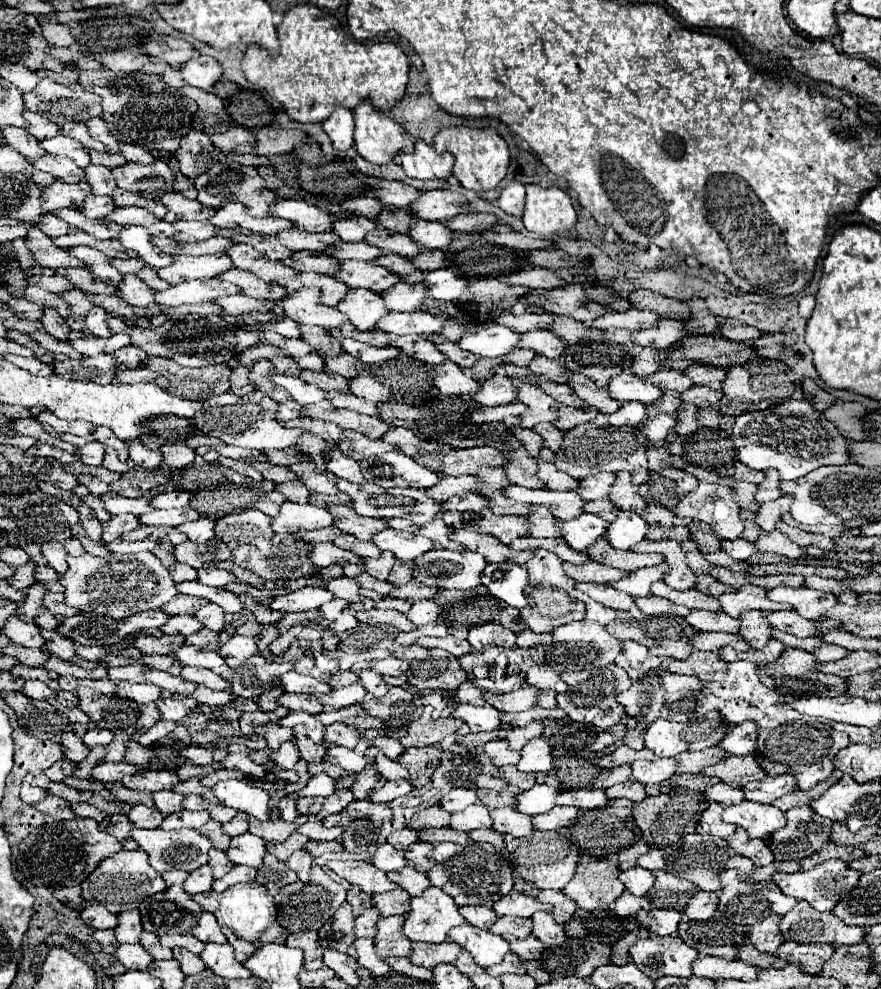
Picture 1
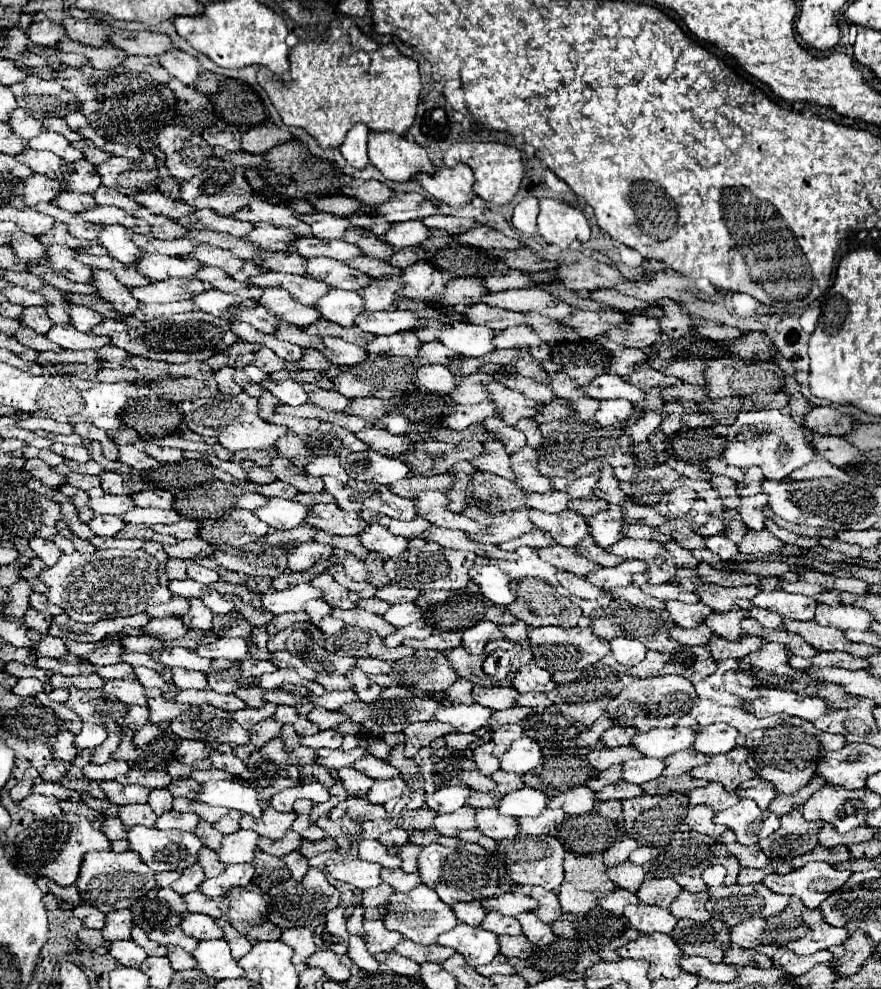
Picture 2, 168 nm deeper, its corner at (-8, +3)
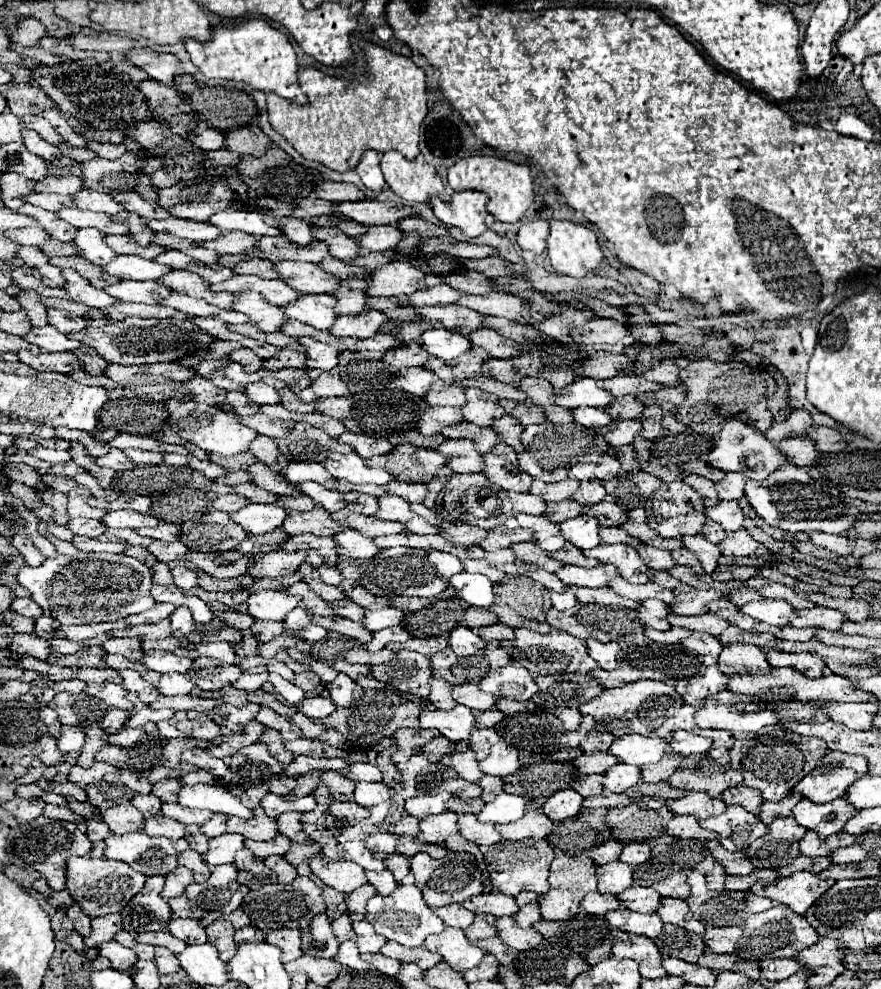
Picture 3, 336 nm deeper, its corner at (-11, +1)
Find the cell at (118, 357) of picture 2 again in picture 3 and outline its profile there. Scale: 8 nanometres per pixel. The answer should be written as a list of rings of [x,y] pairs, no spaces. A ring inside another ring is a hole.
[[[82,346],[80,350],[78,350],[78,348],[72,350],[72,354],[78,356],[78,360],[82,362],[82,370],[88,372],[88,374],[92,374],[92,376],[94,376],[94,374],[96,374],[96,376],[102,374],[104,368],[106,368],[106,364],[108,364],[102,356],[98,356],[92,348],[86,348],[86,346]]]

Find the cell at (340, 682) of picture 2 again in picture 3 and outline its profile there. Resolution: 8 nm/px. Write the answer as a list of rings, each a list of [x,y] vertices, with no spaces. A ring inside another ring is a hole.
[[[308,670],[296,672],[294,678],[292,678],[292,682],[294,682],[298,688],[302,688],[306,694],[312,694],[312,696],[322,694],[322,690],[324,690],[320,678],[318,678],[314,672],[308,672]]]

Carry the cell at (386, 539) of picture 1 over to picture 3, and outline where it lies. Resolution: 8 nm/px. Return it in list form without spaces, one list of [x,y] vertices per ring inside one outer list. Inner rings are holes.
[[[352,528],[338,532],[334,536],[334,544],[336,544],[338,556],[348,556],[348,558],[374,558],[380,552],[380,548],[374,544],[372,538]]]

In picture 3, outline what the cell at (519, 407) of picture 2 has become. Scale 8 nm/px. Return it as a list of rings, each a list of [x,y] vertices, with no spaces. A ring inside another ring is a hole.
[[[474,390],[468,394],[468,402],[462,408],[458,408],[458,412],[460,412],[462,420],[466,420],[466,422],[472,422],[478,426],[490,426],[492,420],[496,418],[496,412],[500,412],[500,410],[498,410],[496,402],[488,400],[486,392]]]

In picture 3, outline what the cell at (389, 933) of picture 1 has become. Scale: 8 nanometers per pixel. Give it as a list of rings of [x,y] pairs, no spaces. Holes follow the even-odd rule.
[[[366,920],[352,922],[352,928],[356,932],[356,944],[358,944],[358,950],[362,954],[364,952],[380,952],[380,948],[386,944],[386,938],[376,934],[372,924],[368,924]]]

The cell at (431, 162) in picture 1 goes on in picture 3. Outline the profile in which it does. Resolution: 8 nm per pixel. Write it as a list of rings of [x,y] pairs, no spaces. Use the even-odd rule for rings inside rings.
[[[456,192],[450,202],[432,200],[432,210],[444,226],[454,226],[474,240],[488,230],[486,204],[488,196],[482,192]]]

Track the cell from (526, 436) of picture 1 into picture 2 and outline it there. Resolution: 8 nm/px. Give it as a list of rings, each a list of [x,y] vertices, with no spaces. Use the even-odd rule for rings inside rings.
[[[487,418],[483,422],[483,426],[491,432],[495,432],[497,440],[501,440],[509,452],[519,452],[527,444],[527,438],[523,432],[519,432],[517,428],[509,426],[509,424],[503,424],[499,418]]]

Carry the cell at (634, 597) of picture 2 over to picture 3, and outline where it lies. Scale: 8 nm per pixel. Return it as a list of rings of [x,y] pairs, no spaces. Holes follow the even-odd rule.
[[[578,587],[574,590],[578,602],[585,604],[600,604],[601,606],[618,606],[629,610],[636,610],[639,602],[618,596],[612,589]]]

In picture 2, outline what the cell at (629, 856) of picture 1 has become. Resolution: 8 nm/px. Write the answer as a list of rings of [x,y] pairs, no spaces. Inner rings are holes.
[[[625,838],[625,840],[619,840],[619,842],[615,842],[611,848],[607,848],[605,852],[603,852],[603,862],[605,862],[605,866],[619,866],[619,864],[623,864],[623,862],[627,862],[629,860],[629,854],[633,852],[633,850],[637,850],[639,848],[639,842],[637,840],[633,840],[633,838]]]

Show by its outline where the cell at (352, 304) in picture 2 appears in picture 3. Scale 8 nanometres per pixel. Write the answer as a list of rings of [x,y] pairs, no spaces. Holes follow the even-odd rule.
[[[302,294],[300,300],[294,300],[292,304],[284,304],[280,308],[288,316],[288,320],[298,320],[318,330],[326,330],[336,322],[334,304],[336,298],[328,294]]]

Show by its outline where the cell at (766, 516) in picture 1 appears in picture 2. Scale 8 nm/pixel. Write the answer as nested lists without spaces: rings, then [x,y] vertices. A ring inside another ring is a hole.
[[[757,496],[743,498],[743,502],[739,506],[739,514],[741,514],[743,522],[747,524],[747,528],[751,528],[751,530],[763,530],[765,528],[765,520],[767,520],[767,516],[763,514],[765,506],[767,506],[765,498],[757,498]]]

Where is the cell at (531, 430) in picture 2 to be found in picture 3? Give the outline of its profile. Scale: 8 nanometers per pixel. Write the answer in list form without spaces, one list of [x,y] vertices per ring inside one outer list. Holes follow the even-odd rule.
[[[500,416],[492,422],[490,426],[494,432],[500,434],[500,440],[506,442],[508,446],[512,446],[516,452],[524,452],[524,446],[520,444],[520,434],[522,434],[522,426],[516,418],[512,416]]]

